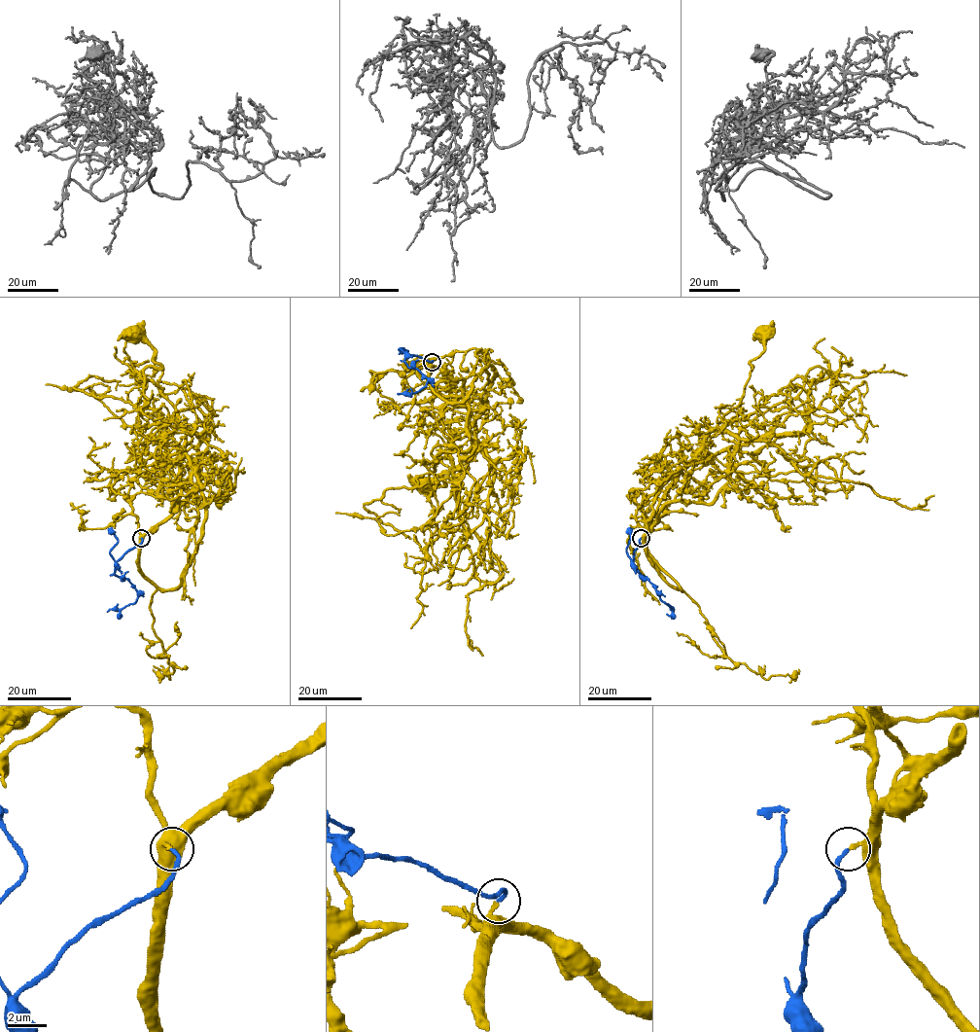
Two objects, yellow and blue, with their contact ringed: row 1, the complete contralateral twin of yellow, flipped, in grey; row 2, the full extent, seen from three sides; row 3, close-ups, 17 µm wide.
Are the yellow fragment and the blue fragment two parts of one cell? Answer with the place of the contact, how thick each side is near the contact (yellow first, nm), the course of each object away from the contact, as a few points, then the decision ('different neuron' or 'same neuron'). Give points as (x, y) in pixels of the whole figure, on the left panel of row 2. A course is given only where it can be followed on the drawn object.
place (141, 538); calibres 200 and 200 nm; course yellow (141, 538), (133, 507), (112, 486), (165, 435), (195, 431), (142, 412), (144, 370), (160, 367), (136, 337); course blue (142, 538), (116, 561), (115, 571), (128, 581), (137, 598), (121, 609), (107, 612); same neuron

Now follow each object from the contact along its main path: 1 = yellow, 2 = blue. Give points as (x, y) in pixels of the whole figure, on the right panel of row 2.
1: (641, 538), (645, 500), (671, 472), (658, 453), (678, 431), (708, 432), (740, 402), (766, 337)
2: (641, 538), (640, 545), (634, 551), (633, 564), (672, 612)

